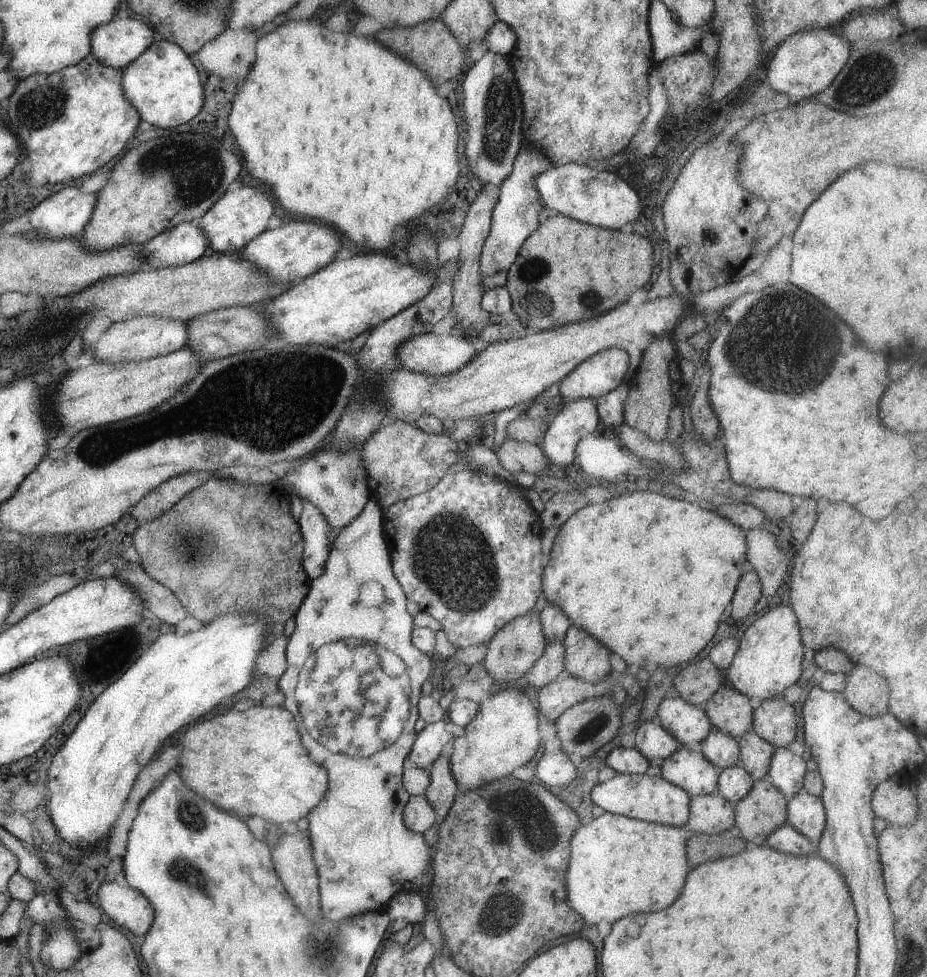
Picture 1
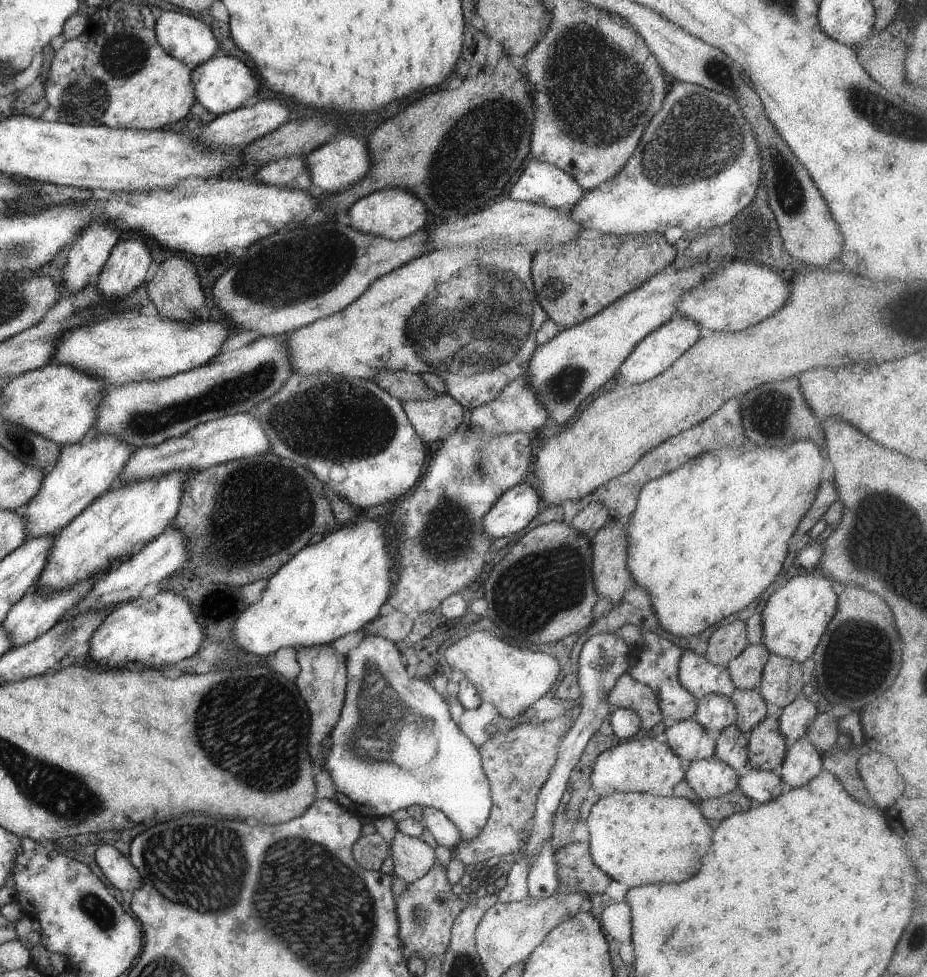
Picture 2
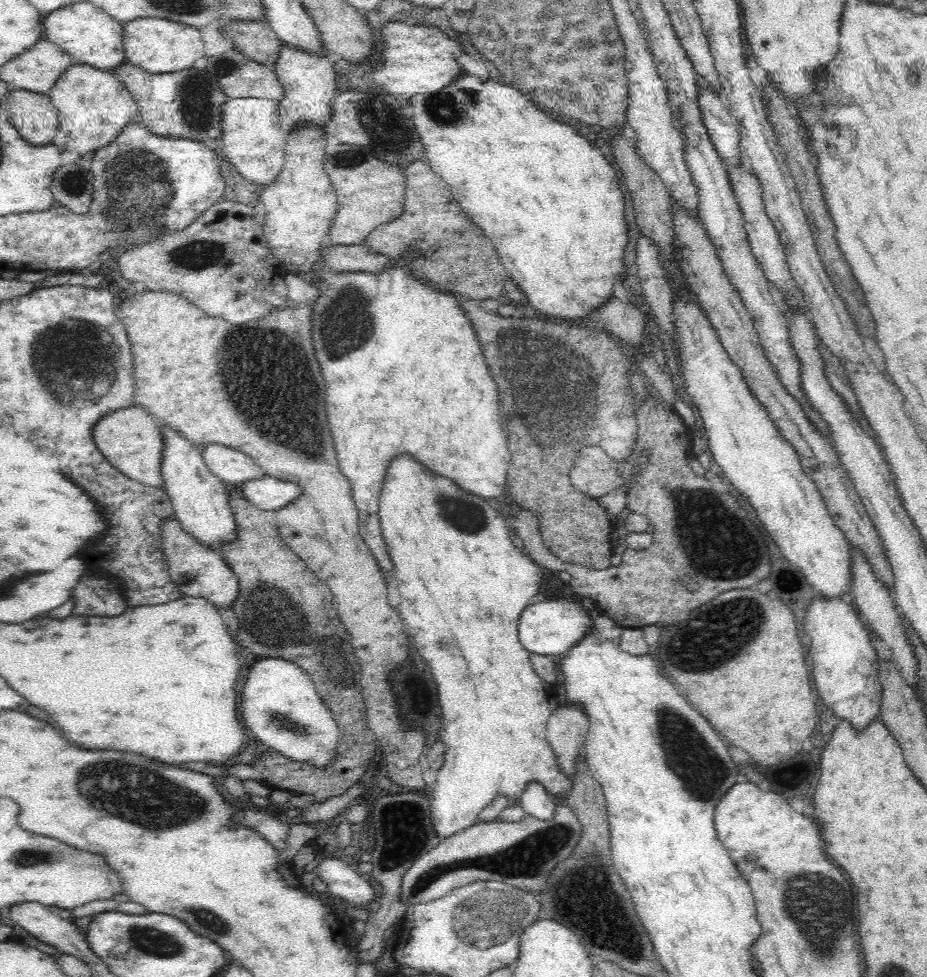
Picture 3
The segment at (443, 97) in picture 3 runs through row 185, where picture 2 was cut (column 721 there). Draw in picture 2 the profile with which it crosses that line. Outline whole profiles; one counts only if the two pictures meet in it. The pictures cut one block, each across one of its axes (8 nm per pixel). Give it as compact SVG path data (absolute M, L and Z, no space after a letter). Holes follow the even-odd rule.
M797 440L793 444L787 444L783 448L765 448L765 446L753 446L745 448L738 446L735 448L717 448L709 450L705 454L699 454L695 458L685 460L671 472L662 474L657 478L648 480L637 494L635 510L627 519L625 526L625 536L627 536L627 557L626 564L634 586L643 589L649 596L651 607L655 616L661 625L663 632L672 634L676 637L688 637L703 632L708 626L713 626L721 618L727 618L729 614L735 613L747 606L749 602L755 600L775 578L775 574L781 570L781 564L788 551L789 536L793 534L794 528L797 528L797 522L813 502L819 486L819 476L823 468L823 453L817 450L817 446L811 440Z

